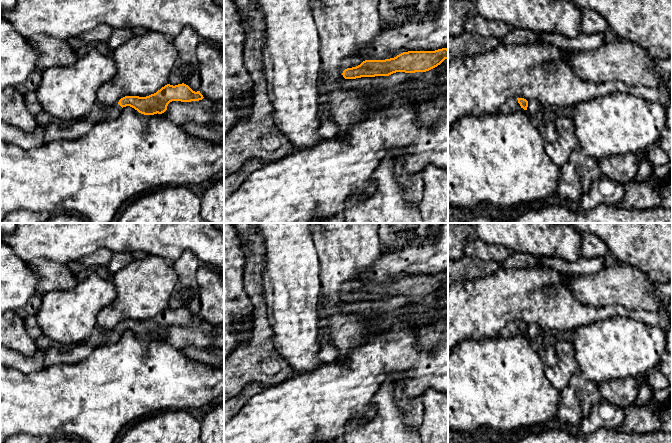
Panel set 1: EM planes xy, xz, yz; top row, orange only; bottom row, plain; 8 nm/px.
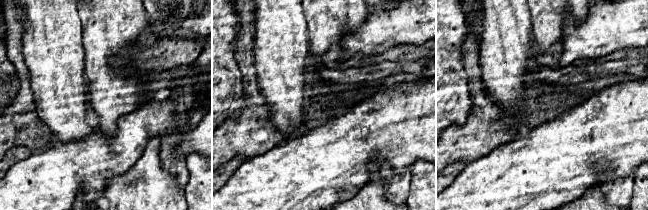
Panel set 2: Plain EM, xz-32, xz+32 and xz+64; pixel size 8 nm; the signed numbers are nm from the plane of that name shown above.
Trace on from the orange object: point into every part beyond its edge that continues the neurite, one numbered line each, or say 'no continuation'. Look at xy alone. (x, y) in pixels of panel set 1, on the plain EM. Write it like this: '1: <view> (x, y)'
no continuation

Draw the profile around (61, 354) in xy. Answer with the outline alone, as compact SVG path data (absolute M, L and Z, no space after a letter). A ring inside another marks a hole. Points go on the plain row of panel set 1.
M97 328L85 341L75 345L57 345L42 350L44 365L76 364L87 359L93 350L105 342L104 331Z

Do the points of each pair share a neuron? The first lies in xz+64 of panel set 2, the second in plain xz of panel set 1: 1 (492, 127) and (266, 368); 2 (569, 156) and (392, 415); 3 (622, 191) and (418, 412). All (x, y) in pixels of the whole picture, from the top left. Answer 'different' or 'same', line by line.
1: same
2: different
3: same

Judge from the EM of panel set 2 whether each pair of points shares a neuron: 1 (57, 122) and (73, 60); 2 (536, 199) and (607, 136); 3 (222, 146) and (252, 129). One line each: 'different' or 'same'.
1: same
2: same
3: same

